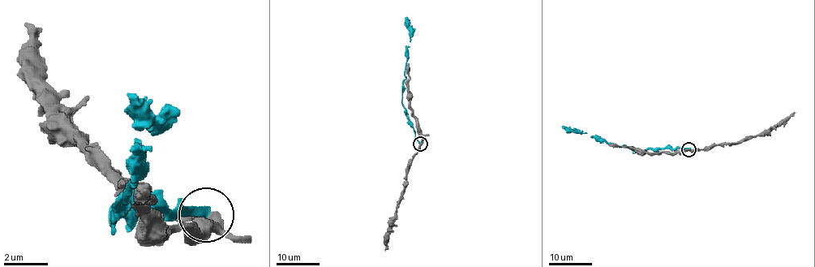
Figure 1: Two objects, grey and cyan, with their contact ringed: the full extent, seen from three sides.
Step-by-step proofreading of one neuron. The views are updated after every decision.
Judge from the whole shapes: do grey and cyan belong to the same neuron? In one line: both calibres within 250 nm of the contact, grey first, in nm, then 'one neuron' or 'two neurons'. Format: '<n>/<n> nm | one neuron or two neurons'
340/320 nm | two neurons

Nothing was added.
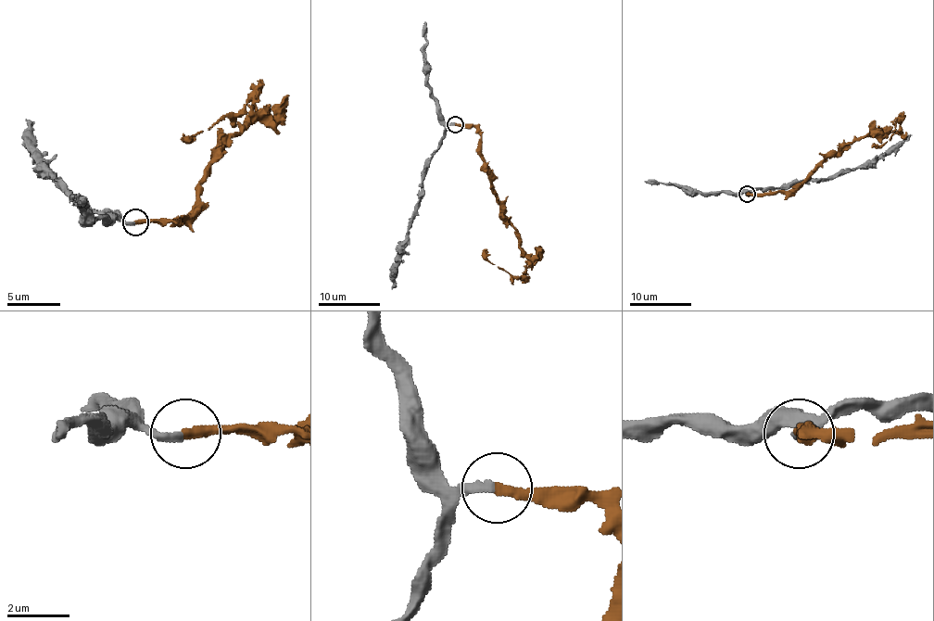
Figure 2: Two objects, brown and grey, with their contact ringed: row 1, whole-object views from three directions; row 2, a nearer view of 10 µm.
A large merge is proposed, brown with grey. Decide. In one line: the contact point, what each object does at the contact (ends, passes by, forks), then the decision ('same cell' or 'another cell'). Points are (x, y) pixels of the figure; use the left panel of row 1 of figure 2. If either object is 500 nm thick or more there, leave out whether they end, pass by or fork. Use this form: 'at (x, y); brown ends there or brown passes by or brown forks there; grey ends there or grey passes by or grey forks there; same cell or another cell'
at (135, 222); brown ends there; grey ends there; same cell

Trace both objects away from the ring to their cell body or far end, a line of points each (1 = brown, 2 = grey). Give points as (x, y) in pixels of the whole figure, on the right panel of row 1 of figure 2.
1: (746, 194), (792, 192), (851, 140), (891, 131), (898, 123), (900, 129), (881, 146), (872, 143)
2: (746, 194), (753, 189), (829, 178), (851, 168), (865, 168), (912, 135)

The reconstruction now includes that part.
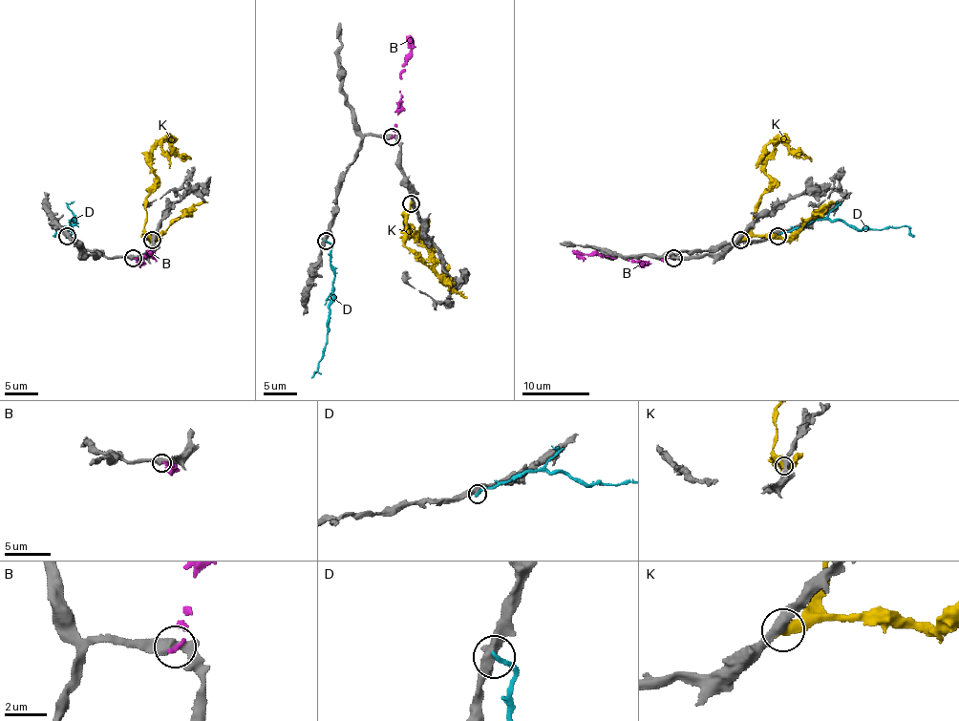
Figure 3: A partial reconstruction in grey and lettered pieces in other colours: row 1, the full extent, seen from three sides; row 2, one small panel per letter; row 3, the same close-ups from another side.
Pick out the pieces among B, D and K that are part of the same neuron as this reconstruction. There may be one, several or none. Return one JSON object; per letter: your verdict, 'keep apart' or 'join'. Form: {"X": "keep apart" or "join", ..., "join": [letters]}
{"B": "keep apart", "D": "keep apart", "K": "keep apart", "join": []}

